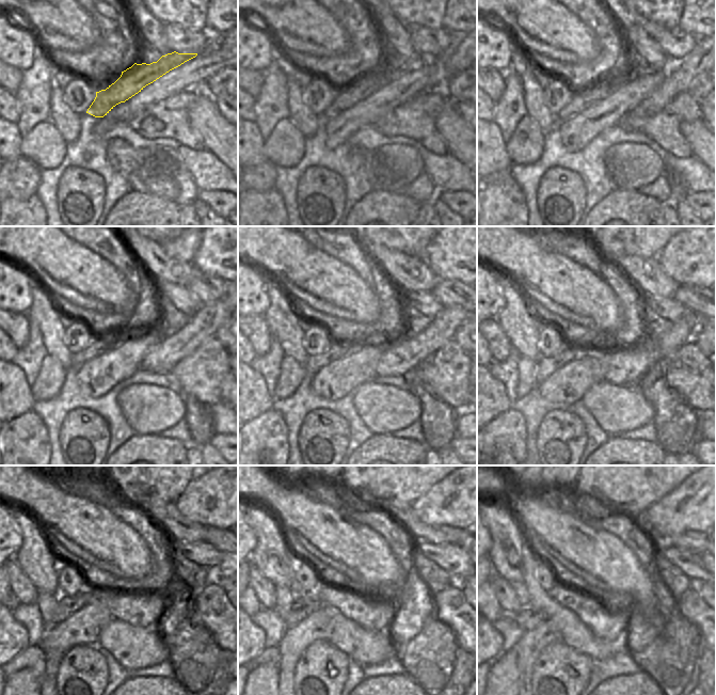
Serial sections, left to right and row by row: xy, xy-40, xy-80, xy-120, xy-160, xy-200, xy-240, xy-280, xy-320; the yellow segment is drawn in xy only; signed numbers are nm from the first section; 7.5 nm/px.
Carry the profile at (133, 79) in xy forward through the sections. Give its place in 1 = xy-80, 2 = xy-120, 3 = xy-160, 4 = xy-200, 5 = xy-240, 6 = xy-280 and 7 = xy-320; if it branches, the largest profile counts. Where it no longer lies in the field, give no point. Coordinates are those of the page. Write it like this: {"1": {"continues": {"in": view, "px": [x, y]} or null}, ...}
{"1": {"continues": {"in": "xy-80", "px": [601, 89]}}, "2": {"continues": {"in": "xy-120", "px": [106, 341]}}, "3": {"continues": {"in": "xy-160", "px": [337, 348]}}, "4": {"continues": {"in": "xy-200", "px": [546, 365]}}, "5": {"continues": {"in": "xy-240", "px": [66, 605]}}, "6": {"continues": {"in": "xy-280", "px": [302, 607]}}, "7": {"continues": {"in": "xy-320", "px": [527, 618]}}}

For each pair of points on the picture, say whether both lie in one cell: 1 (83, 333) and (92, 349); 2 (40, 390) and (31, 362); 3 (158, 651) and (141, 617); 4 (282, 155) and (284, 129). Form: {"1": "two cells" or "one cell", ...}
{"1": "two cells", "2": "two cells", "3": "two cells", "4": "one cell"}

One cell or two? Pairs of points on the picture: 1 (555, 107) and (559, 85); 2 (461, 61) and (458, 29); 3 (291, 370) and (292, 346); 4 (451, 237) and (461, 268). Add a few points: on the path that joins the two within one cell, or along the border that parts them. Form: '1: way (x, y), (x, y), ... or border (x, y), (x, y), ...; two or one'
1: way (555, 101), (558, 91); one
2: border (465, 33), (456, 37); two
3: border (286, 356), (297, 360), (302, 365); two
4: way (459, 245), (460, 261); one

